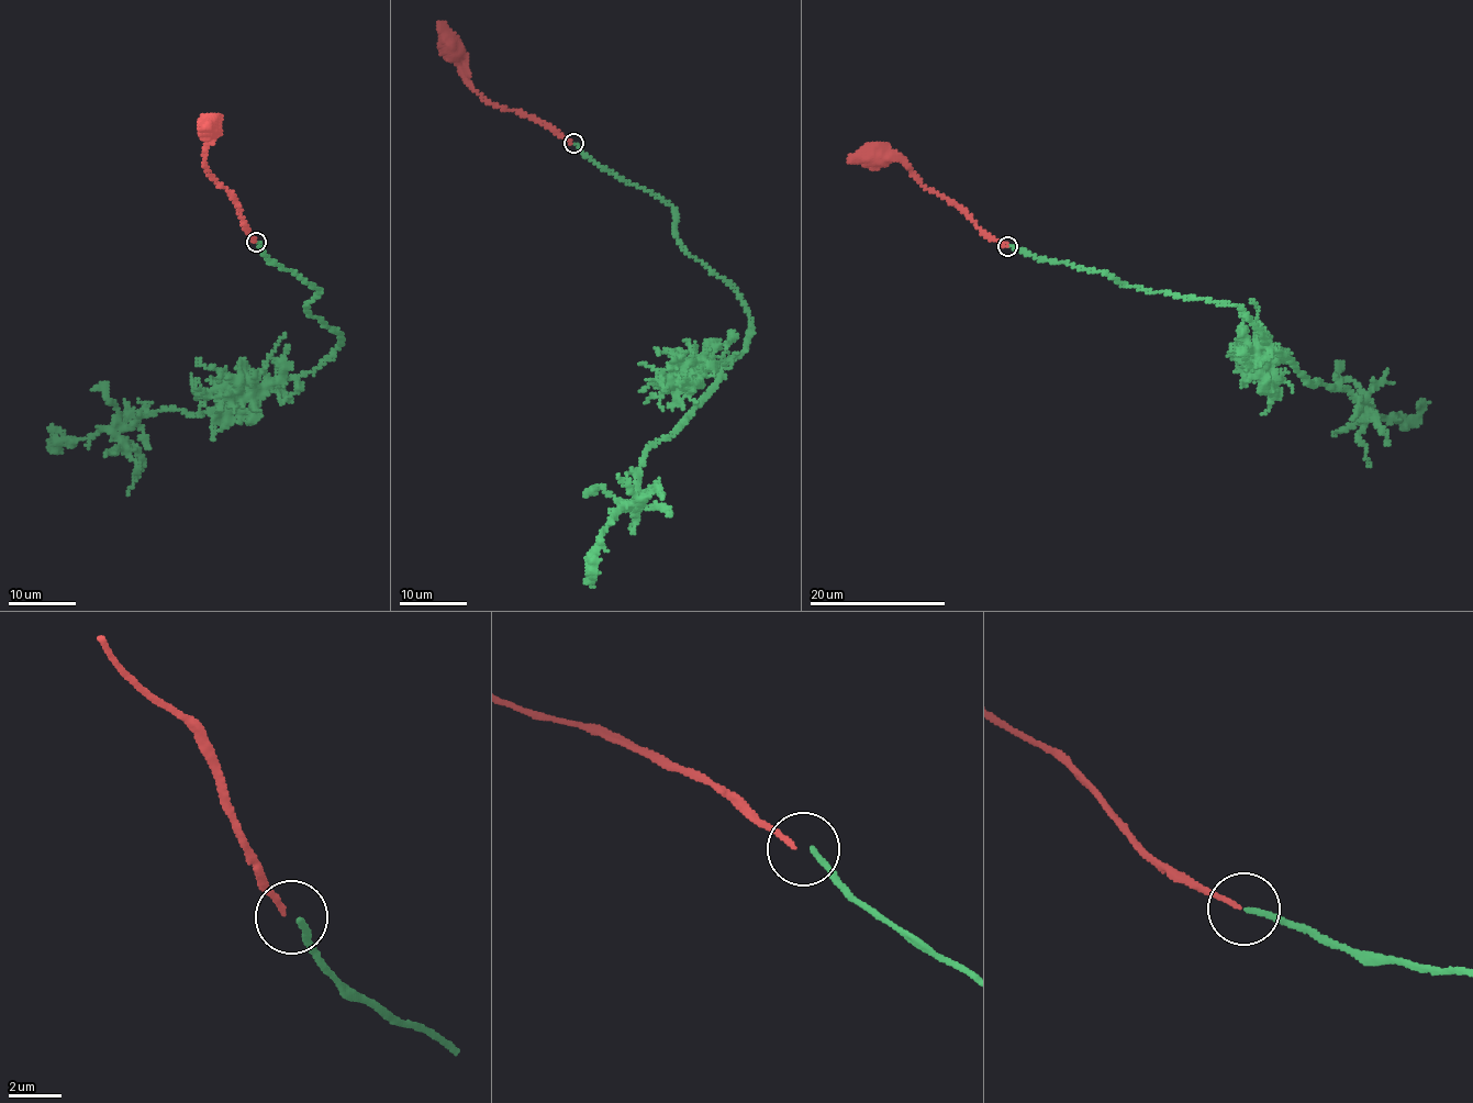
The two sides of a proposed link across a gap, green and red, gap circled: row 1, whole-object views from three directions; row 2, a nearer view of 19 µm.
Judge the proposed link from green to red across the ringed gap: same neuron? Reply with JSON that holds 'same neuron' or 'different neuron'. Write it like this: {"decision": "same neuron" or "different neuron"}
{"decision": "same neuron"}

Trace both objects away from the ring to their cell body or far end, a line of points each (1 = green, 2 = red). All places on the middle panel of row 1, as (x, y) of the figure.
1: (576, 143), (671, 207), (678, 244), (734, 290), (752, 333), (649, 446), (588, 585)
2: (571, 143), (544, 124), (493, 104), (470, 88), (464, 71), (445, 53), (450, 46)

